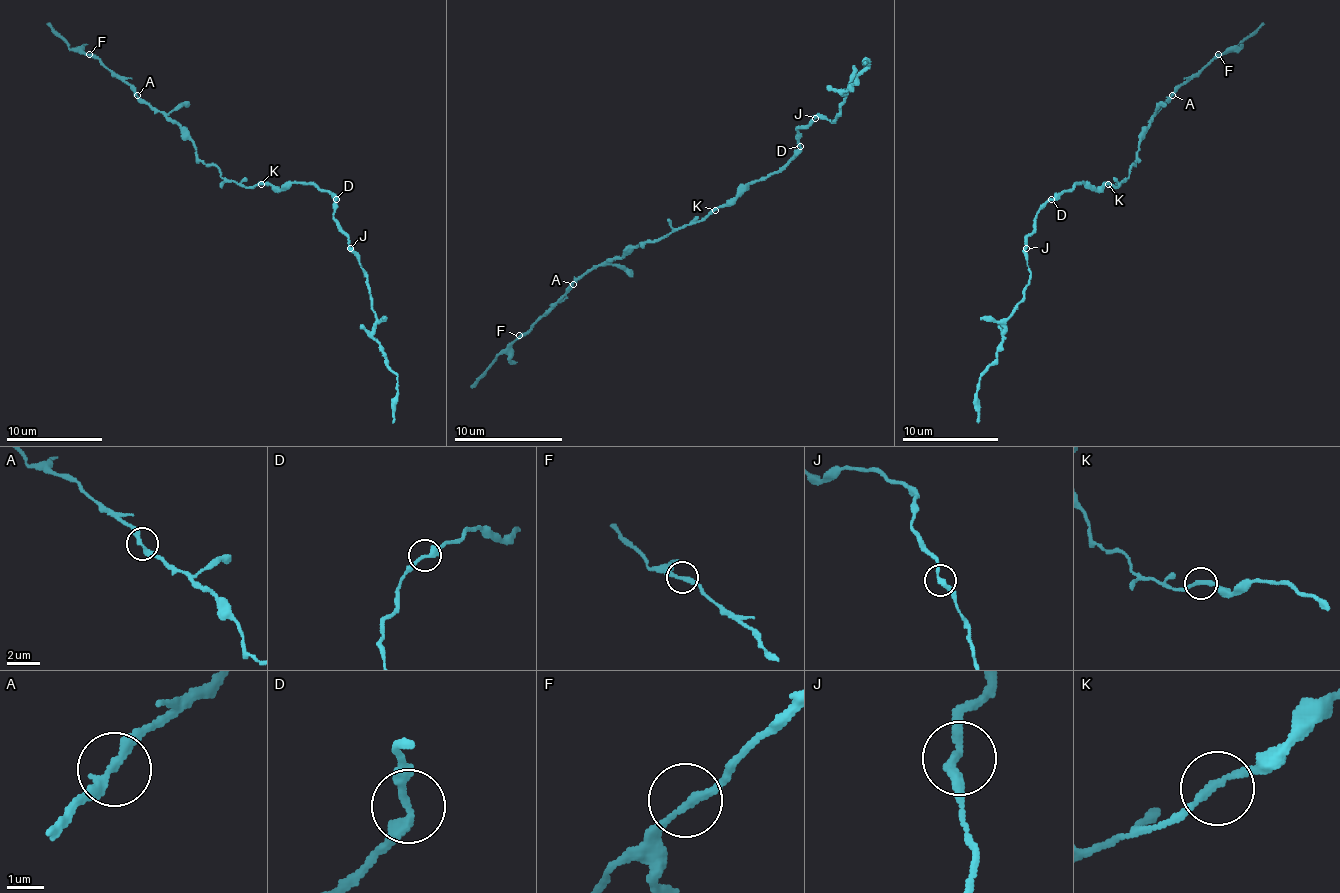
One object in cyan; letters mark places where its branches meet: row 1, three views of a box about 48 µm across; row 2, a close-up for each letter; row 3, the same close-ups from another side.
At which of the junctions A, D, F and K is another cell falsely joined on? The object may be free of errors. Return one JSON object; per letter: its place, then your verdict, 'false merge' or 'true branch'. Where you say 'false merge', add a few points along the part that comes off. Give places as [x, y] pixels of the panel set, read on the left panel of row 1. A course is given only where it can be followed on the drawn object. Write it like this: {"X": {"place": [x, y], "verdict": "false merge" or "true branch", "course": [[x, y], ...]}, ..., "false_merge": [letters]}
{"A": {"place": [137, 95], "verdict": "true branch"}, "D": {"place": [336, 199], "verdict": "true branch"}, "F": {"place": [89, 54], "verdict": "true branch"}, "K": {"place": [261, 184], "verdict": "true branch"}, "false_merge": []}

